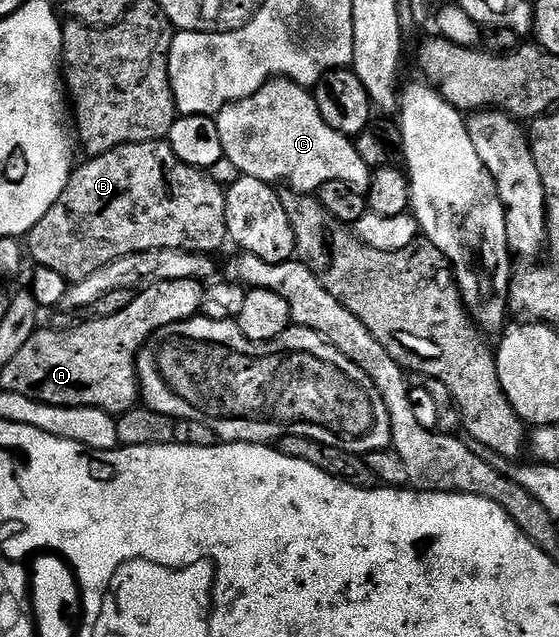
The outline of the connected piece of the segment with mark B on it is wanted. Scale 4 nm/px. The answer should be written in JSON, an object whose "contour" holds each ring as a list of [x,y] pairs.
{"contour":[[[166,140],[122,145],[113,151],[109,151],[105,155],[84,160],[84,162],[84,165],[82,162],[82,164],[72,172],[69,183],[65,187],[65,191],[61,191],[57,203],[53,203],[53,207],[49,207],[49,211],[44,217],[25,235],[26,252],[29,254],[30,260],[32,257],[32,259],[36,261],[34,264],[38,266],[38,268],[57,271],[57,275],[61,275],[69,283],[74,283],[76,281],[89,279],[89,275],[93,275],[93,271],[101,271],[101,267],[105,267],[125,255],[148,253],[154,249],[180,249],[186,253],[215,255],[215,252],[217,252],[223,244],[228,244],[227,220],[225,219],[227,195],[224,187],[218,185],[214,179],[211,178],[210,172],[202,169],[194,169],[192,165],[187,165],[181,159],[177,159],[177,155],[173,152],[171,146],[167,144]]]}

